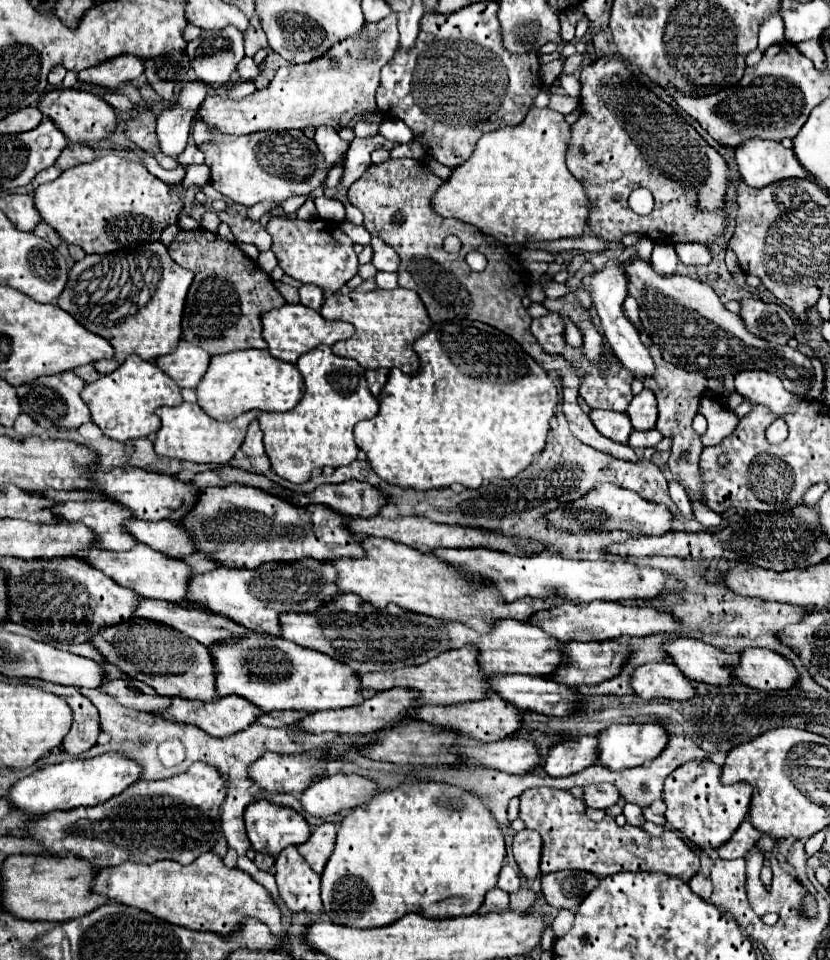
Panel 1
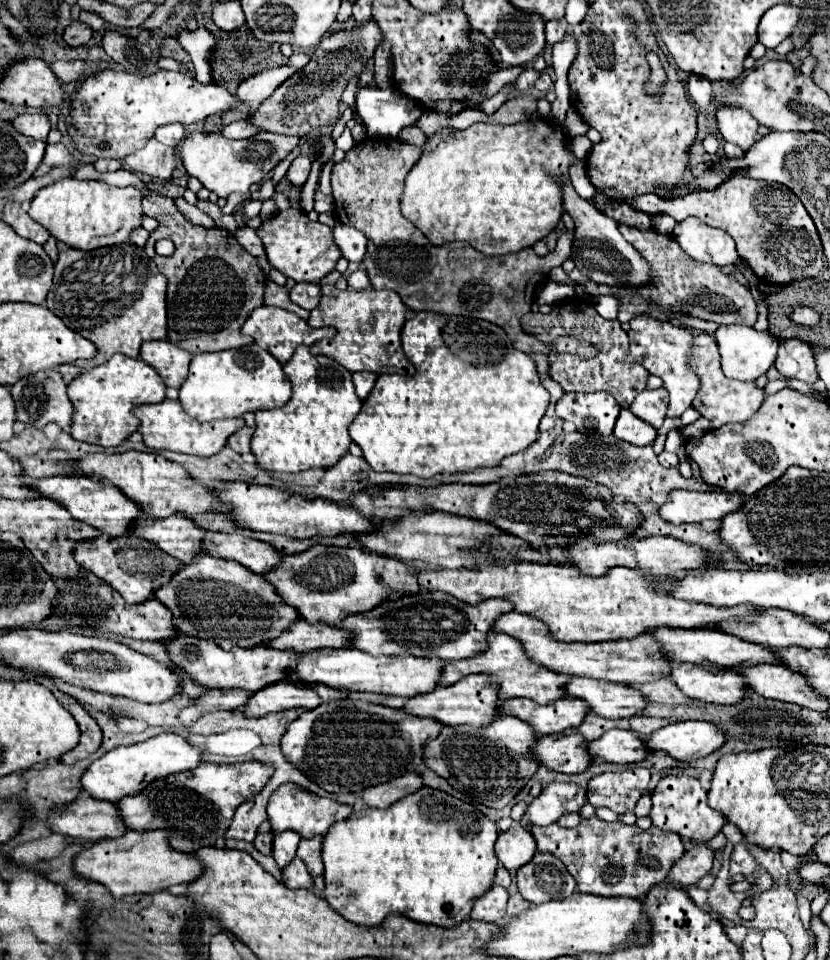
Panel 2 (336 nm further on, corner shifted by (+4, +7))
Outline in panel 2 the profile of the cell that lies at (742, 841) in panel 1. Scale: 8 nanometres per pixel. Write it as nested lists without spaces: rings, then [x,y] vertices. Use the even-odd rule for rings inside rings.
[[[697,844],[693,850],[685,852],[683,858],[669,870],[669,876],[665,882],[675,884],[683,890],[697,884],[705,874],[709,874],[713,866],[713,850],[707,848],[707,844]]]

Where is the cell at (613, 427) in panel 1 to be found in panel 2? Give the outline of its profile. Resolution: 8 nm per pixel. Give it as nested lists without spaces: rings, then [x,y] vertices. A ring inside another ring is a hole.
[[[567,392],[555,406],[557,416],[573,422],[579,432],[599,432],[603,436],[609,436],[613,432],[619,410],[621,406],[617,400],[613,400],[613,396],[607,392]]]

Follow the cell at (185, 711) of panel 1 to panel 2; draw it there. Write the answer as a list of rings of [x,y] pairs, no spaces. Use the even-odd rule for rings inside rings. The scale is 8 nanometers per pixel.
[[[283,680],[255,692],[247,700],[243,712],[245,716],[265,716],[269,712],[279,712],[289,708],[313,710],[323,702],[343,700],[347,696],[349,692],[321,688],[321,684],[289,684],[289,680]]]

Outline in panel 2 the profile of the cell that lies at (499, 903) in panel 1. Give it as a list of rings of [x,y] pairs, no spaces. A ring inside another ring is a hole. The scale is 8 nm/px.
[[[493,886],[485,896],[481,896],[473,910],[471,920],[485,920],[485,922],[499,922],[505,916],[507,906],[507,890],[501,886]]]

